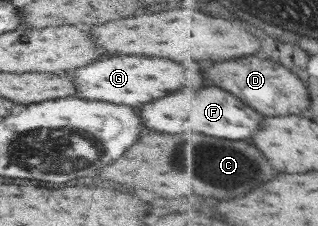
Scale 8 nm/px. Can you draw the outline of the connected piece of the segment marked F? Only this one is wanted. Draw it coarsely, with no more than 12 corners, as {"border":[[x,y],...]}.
{"border":[[217,86],[139,108],[155,132],[251,138],[261,114]]}

